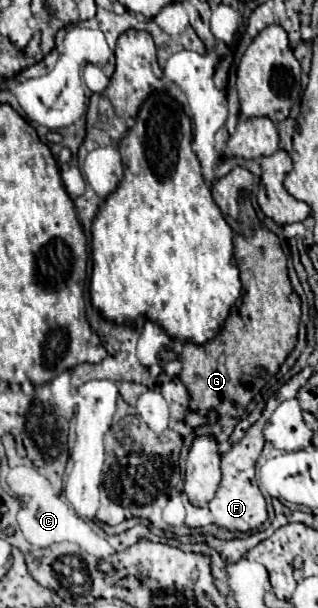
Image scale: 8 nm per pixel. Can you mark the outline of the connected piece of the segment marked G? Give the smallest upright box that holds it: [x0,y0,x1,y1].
[179,168,301,418]

